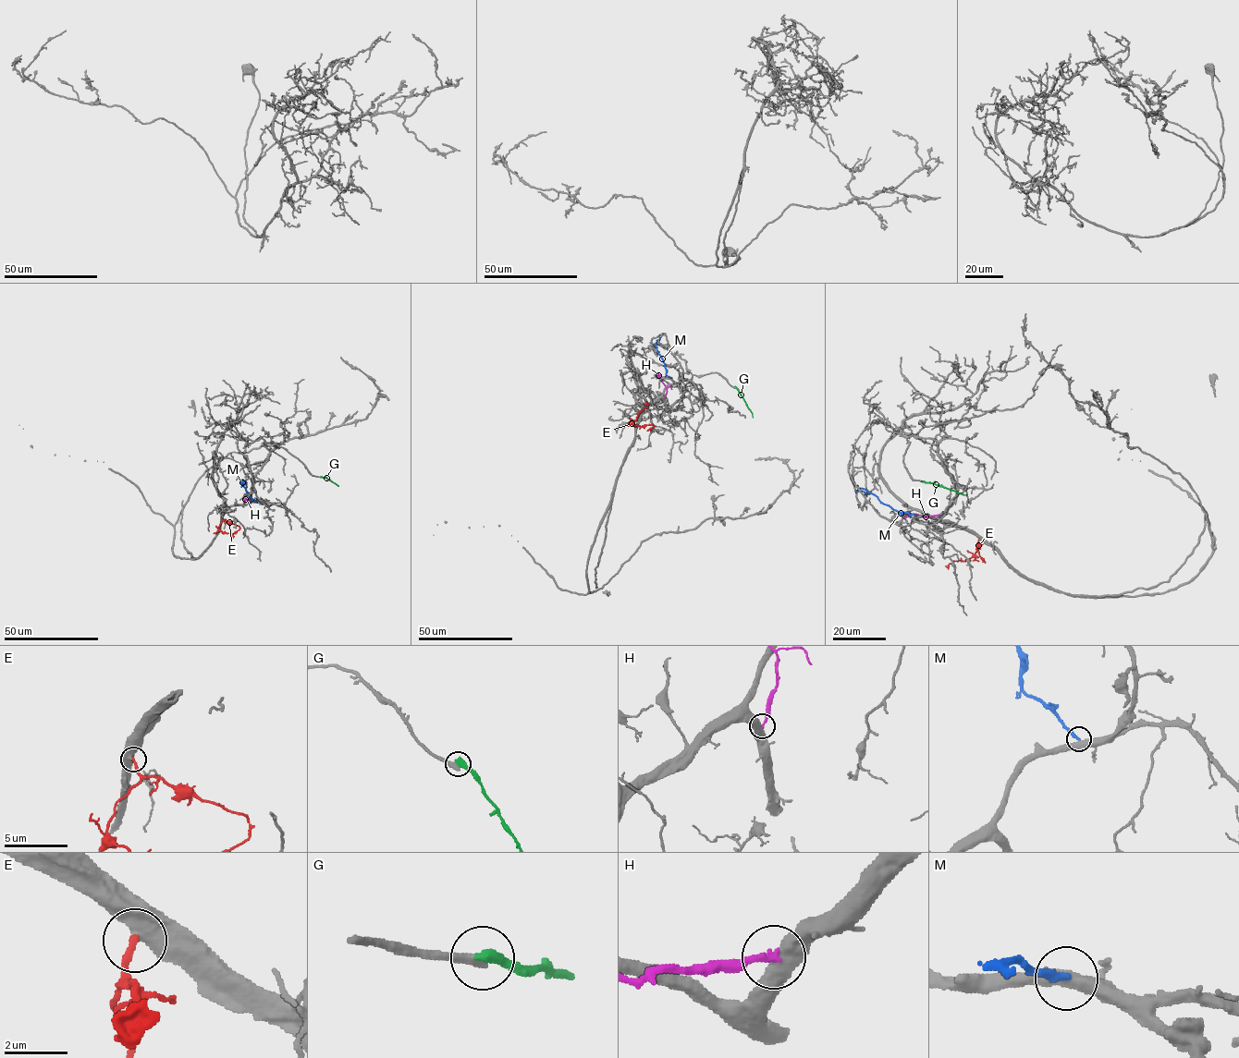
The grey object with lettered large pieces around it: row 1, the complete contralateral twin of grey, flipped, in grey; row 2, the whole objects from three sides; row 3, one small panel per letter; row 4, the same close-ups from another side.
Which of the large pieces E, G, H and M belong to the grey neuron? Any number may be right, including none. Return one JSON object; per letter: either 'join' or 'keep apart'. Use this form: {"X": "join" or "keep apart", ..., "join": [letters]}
{"E": "join", "G": "keep apart", "H": "keep apart", "M": "keep apart", "join": ["E"]}

